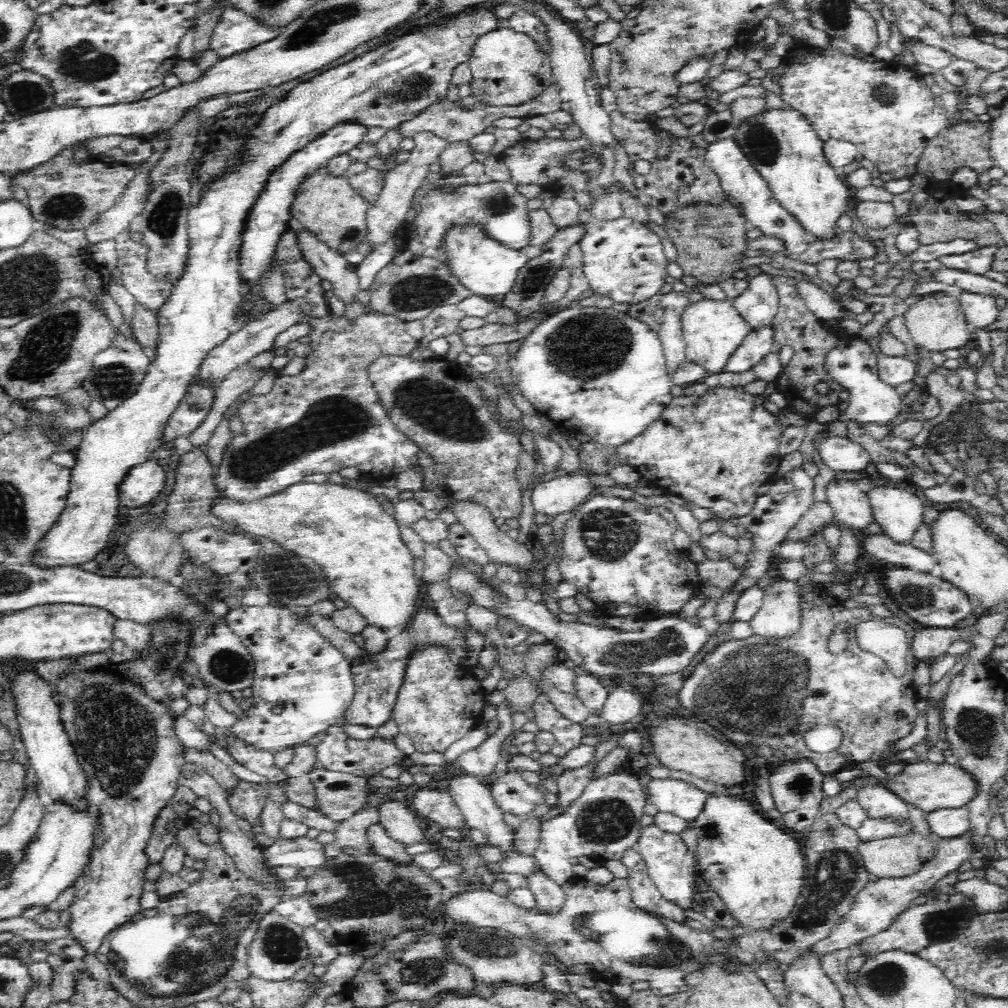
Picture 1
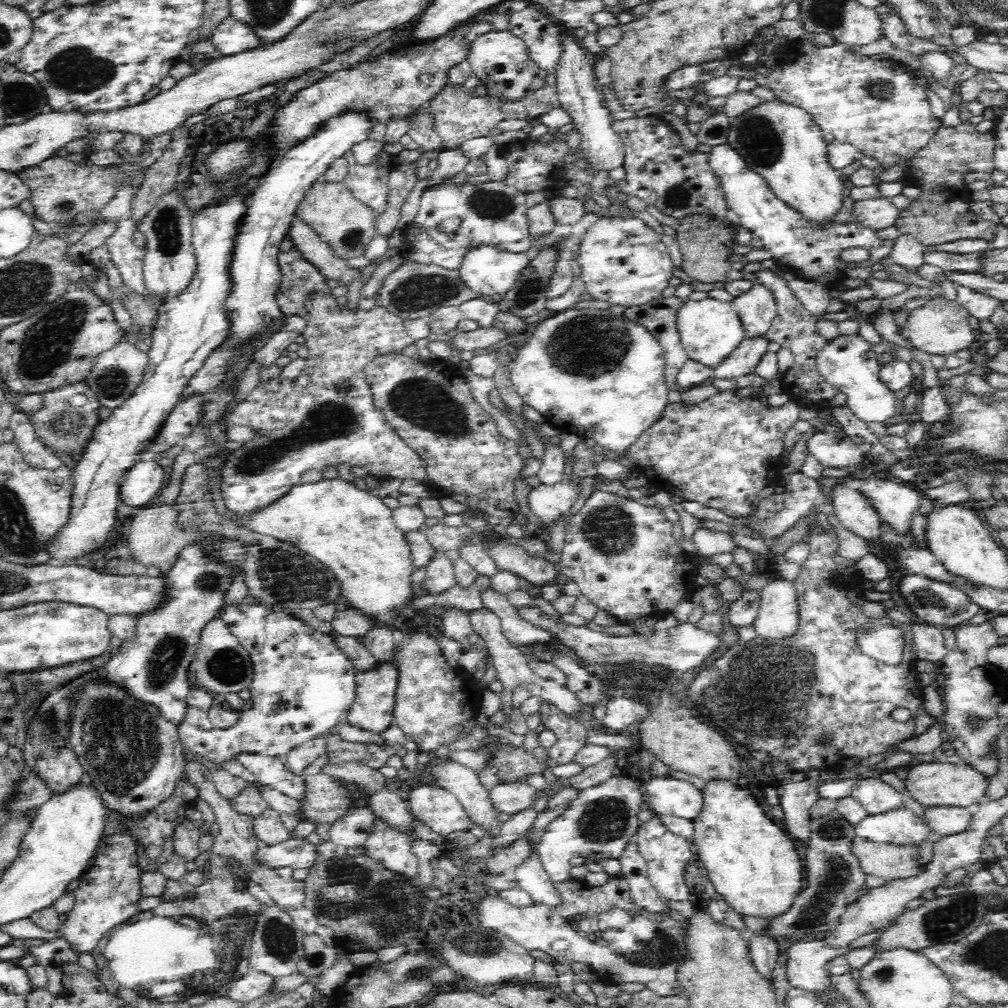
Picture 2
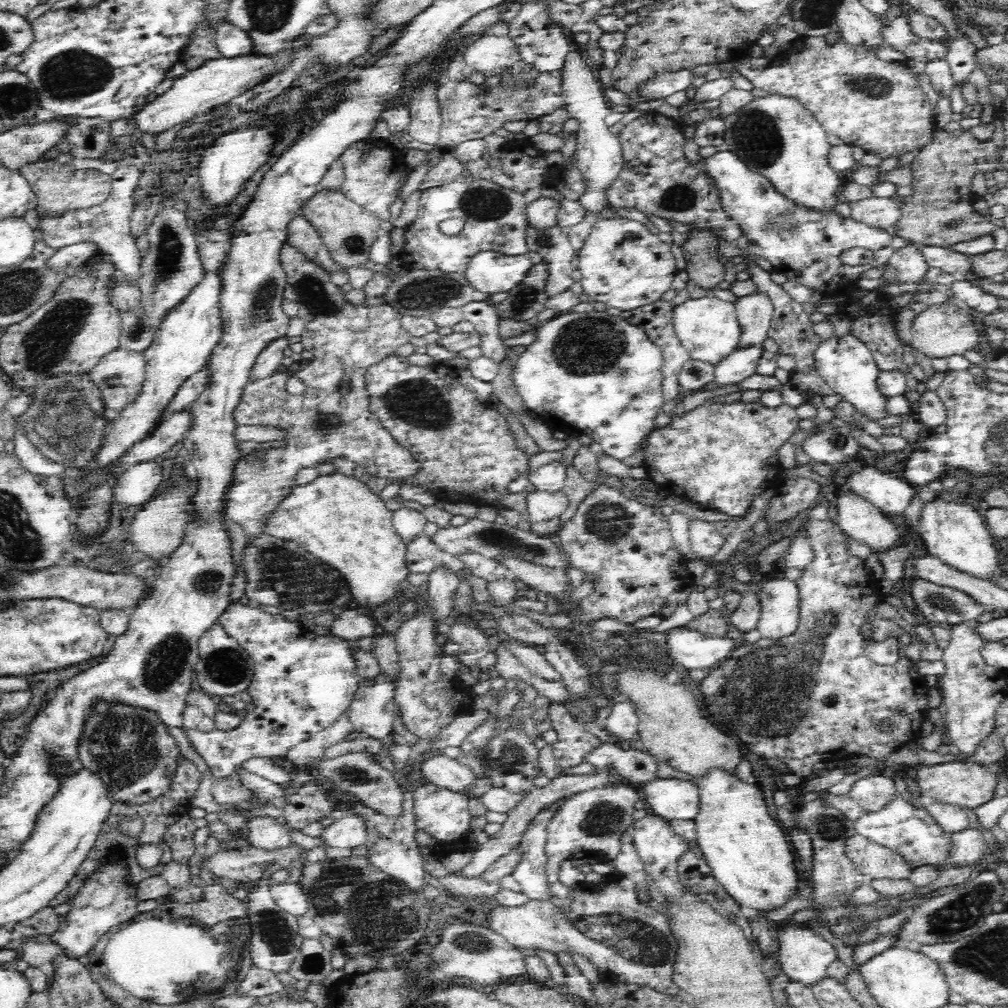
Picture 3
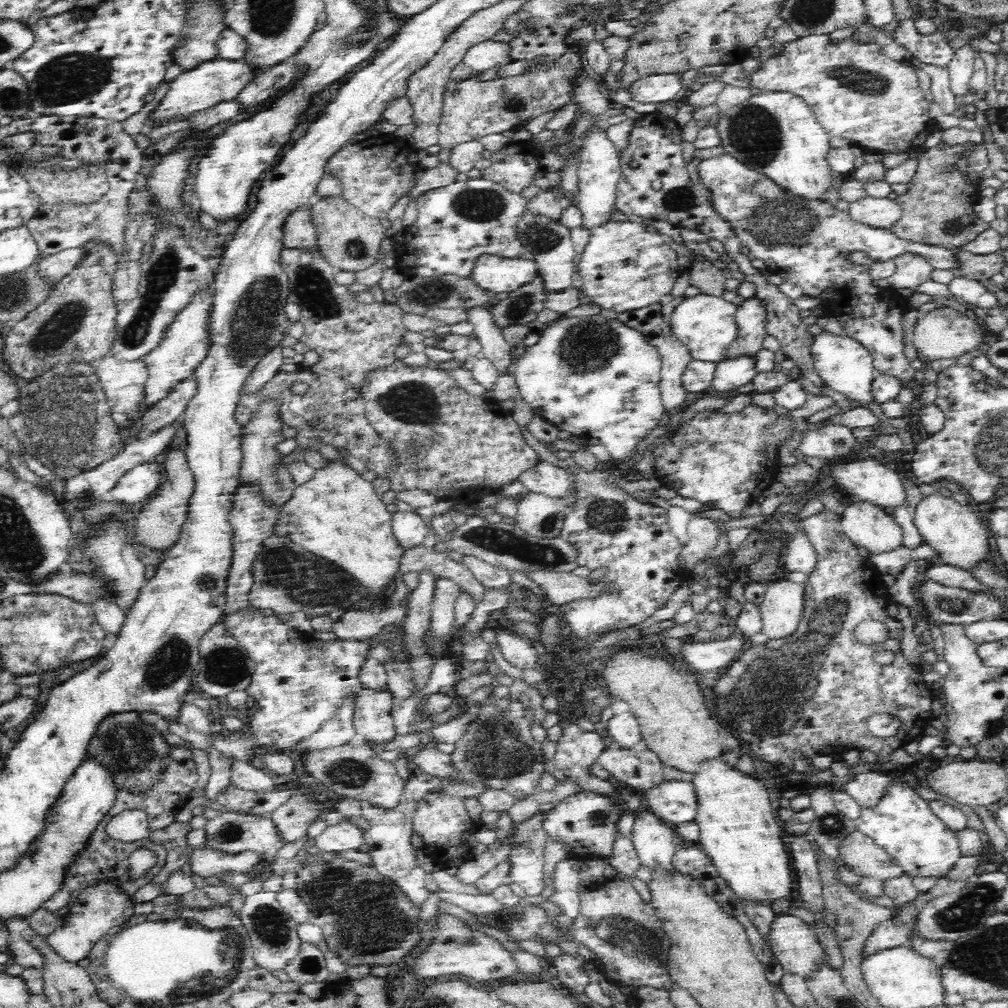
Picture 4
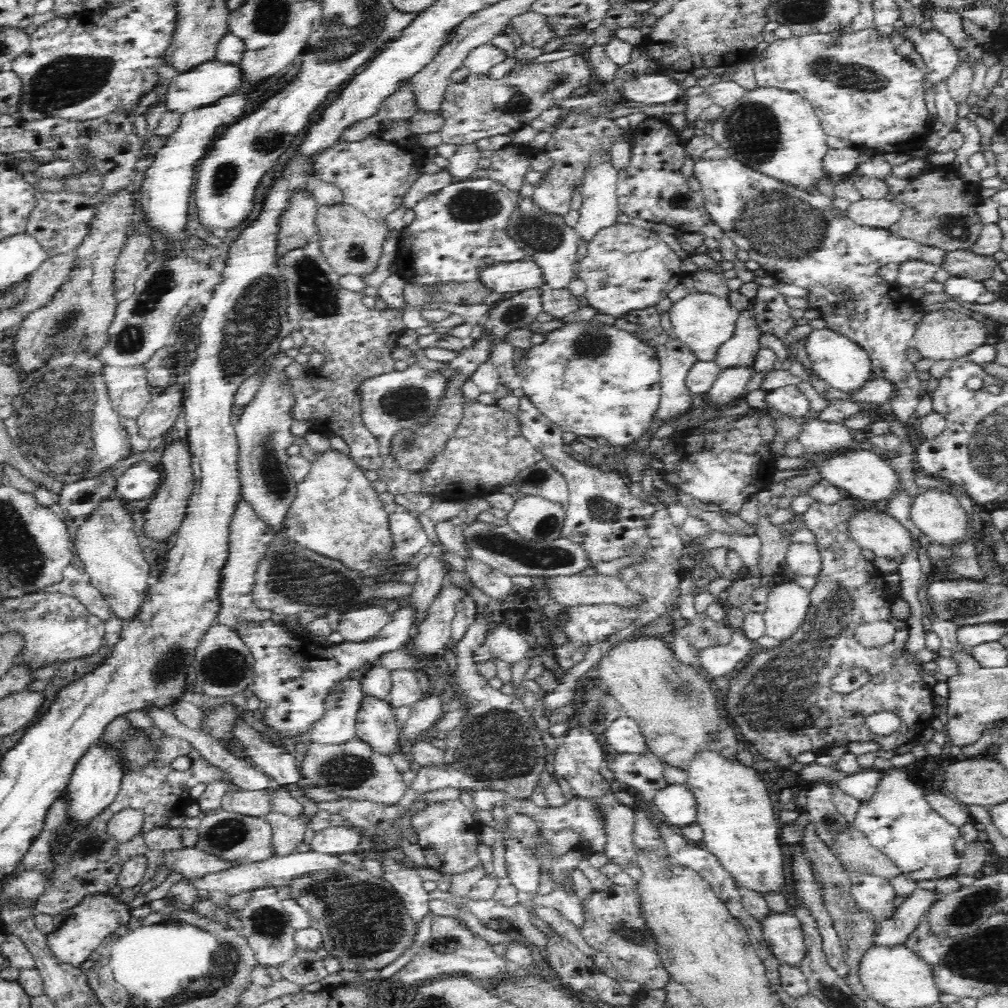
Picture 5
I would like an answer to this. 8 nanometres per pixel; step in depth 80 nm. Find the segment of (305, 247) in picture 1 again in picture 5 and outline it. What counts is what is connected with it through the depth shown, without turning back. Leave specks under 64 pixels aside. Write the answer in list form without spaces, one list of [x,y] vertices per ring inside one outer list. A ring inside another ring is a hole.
[[[300,187],[290,193],[278,220],[277,262],[282,261],[290,250],[308,244],[317,236],[315,219],[318,208],[312,188],[306,190]]]

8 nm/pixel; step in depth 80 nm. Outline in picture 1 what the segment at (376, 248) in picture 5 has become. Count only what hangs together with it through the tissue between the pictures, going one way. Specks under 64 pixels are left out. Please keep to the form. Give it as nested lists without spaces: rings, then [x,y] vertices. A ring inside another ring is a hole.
[[[324,167],[314,172],[306,182],[302,182],[290,211],[301,227],[310,230],[323,244],[343,256],[356,251],[358,244],[367,243],[367,215],[370,207],[366,200],[354,192],[344,176],[333,178],[329,175],[327,167]]]

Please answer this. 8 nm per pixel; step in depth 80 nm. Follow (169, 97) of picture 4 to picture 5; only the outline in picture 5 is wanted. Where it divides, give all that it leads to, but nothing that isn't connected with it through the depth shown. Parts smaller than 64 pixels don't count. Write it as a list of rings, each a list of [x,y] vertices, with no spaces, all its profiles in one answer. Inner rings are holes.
[[[216,58],[196,65],[192,70],[175,76],[166,93],[167,110],[178,111],[182,114],[191,110],[198,110],[229,95],[239,87],[241,68],[239,64],[226,64]]]

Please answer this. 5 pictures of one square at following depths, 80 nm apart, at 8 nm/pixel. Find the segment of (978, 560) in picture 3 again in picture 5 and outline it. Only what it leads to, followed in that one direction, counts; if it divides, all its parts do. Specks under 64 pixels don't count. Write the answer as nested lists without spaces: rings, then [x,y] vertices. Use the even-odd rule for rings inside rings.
[[[928,487],[924,492],[920,491],[910,506],[910,520],[921,530],[922,534],[926,534],[931,543],[948,546],[948,548],[968,542],[973,538],[968,529],[969,516],[970,513],[959,505],[958,497],[950,494],[950,489]]]

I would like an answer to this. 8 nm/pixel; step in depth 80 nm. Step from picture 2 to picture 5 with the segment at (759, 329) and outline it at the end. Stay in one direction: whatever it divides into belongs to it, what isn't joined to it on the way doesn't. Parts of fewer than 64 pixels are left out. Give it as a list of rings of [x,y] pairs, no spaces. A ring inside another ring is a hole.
[[[753,309],[739,314],[735,333],[721,344],[716,353],[716,365],[720,371],[753,369],[758,351],[761,349],[758,337],[762,333],[755,325]]]

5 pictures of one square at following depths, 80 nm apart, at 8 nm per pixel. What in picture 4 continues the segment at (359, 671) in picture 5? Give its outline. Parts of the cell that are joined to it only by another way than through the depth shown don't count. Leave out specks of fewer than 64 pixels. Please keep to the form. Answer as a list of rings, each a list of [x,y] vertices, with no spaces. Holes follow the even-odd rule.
[[[347,692],[342,702],[336,706],[334,716],[326,720],[317,732],[298,742],[297,751],[306,754],[314,749],[340,747],[349,743],[356,734],[353,724],[356,698],[356,692]]]

